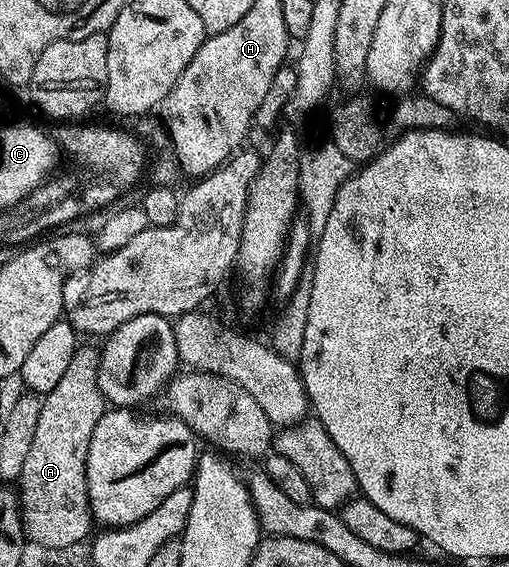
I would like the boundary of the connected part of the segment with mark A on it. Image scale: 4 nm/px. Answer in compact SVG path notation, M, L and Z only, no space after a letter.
M79 343L77 350L72 354L72 362L68 362L68 370L64 370L64 378L56 382L52 391L45 393L40 418L36 422L36 435L32 438L32 447L28 449L24 470L16 481L25 539L29 543L31 540L32 543L39 544L42 548L70 548L73 544L80 543L82 539L85 541L91 535L92 517L86 481L88 442L92 438L92 430L96 430L96 422L100 422L108 405L98 385L99 349L93 348L90 344L93 343Z

